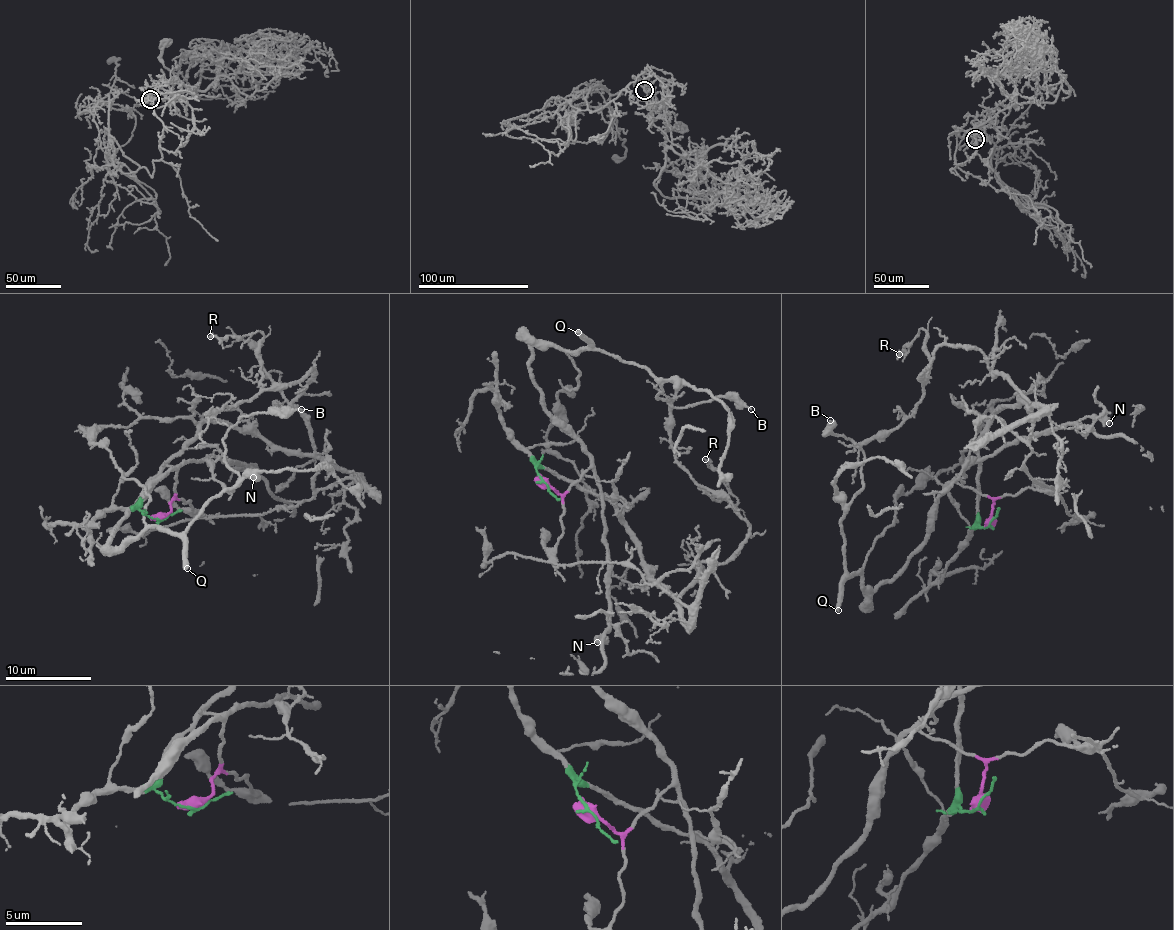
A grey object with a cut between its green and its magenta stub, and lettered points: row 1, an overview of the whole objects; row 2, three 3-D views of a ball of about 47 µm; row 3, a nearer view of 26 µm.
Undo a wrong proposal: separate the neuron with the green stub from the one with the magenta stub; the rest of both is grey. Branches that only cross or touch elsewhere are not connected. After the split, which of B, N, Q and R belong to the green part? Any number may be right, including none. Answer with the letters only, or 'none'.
R

